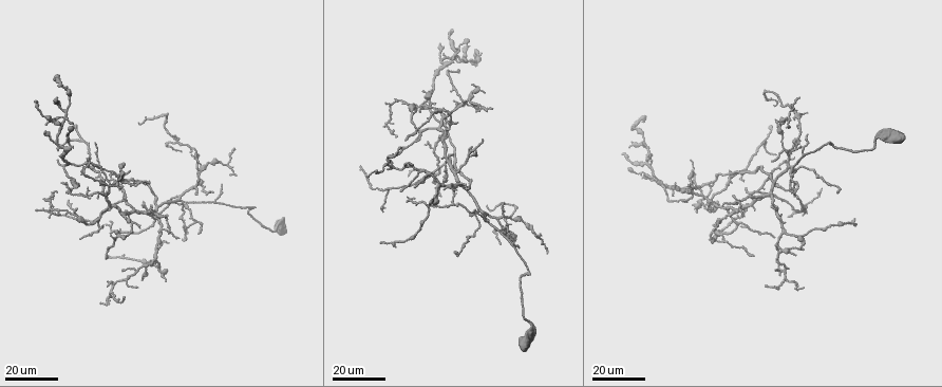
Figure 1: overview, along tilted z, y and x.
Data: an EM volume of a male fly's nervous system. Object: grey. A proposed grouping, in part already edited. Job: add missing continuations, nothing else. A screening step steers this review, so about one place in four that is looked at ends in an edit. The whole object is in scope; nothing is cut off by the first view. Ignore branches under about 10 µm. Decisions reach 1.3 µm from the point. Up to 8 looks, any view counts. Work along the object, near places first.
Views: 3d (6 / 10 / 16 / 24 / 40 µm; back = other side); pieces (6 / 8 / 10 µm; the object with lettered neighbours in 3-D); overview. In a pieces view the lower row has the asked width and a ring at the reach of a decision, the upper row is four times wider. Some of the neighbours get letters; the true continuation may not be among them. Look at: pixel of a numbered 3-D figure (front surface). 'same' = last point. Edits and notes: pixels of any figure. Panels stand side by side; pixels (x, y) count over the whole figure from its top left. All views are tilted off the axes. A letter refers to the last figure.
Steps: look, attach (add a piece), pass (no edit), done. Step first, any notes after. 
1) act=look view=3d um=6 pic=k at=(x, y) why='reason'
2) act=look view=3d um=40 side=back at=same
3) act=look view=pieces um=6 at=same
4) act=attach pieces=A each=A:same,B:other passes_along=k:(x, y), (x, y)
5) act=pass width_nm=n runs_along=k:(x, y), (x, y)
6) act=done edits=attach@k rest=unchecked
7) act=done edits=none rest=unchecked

act=look view=3d um=16 pic=1 at=(37, 210) why='branch stops here'

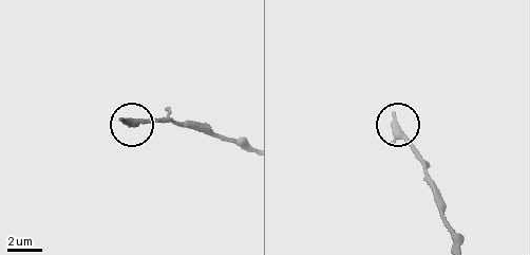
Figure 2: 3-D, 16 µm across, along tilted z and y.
act=look view=pieces um=8 pic=2 at=(123, 121) why='see the neighbours'

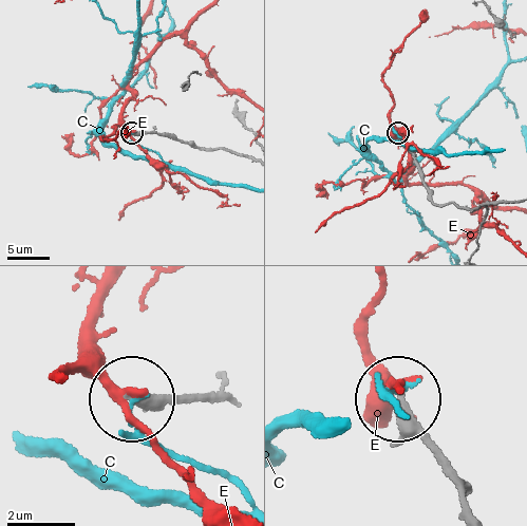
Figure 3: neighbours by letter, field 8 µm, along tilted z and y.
act=pass each=C:other,E:other runs_along=3:(471, 511), (445, 455), (403, 404) found='none of them fits'

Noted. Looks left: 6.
act=look view=3d um=24 pic=1 at=(405, 141) why='end of a long branch'

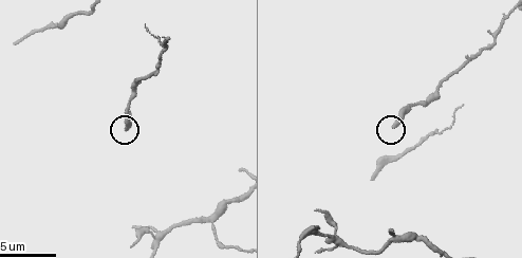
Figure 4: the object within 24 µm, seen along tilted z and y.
act=look view=3d um=6 pic=4 at=(126, 128)

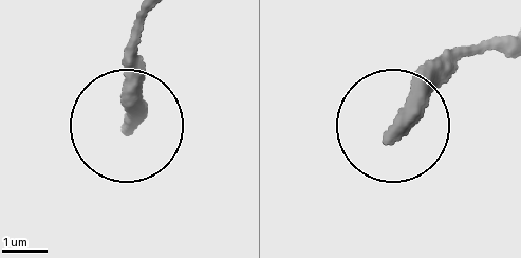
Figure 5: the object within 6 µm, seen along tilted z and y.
act=look view=pieces um=8 pic=5 at=(392, 133)

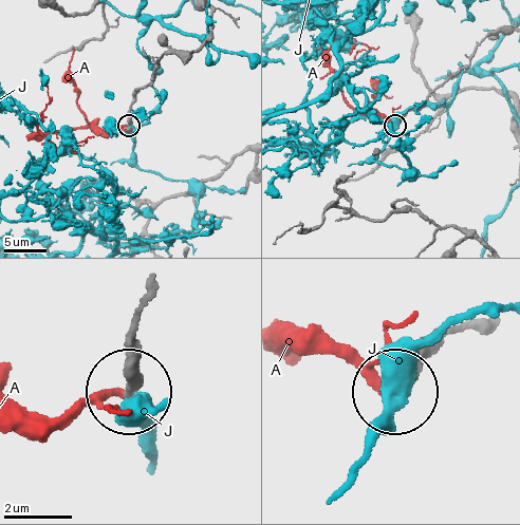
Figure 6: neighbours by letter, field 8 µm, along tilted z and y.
act=pass width_nm=300 each=A:other,J:other runs_along=6:(136, 333), (130, 389) found='none of them fits'

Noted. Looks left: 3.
act=look view=3d um=16 pic=1 at=(421, 113) why='an open end'

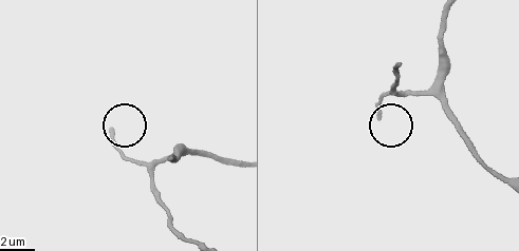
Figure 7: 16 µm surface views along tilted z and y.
act=look view=pieces um=8 pic=7 at=(109, 127)

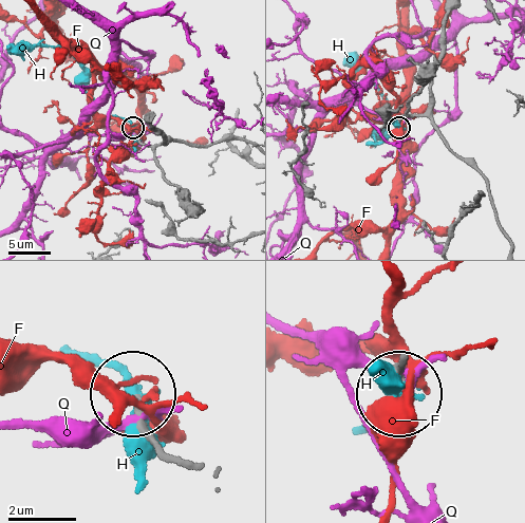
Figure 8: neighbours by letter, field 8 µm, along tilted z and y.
act=pass each=F:other,H:other,Q:other found='none of them fits'

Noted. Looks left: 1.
act=done edits=none rest=unchecked

